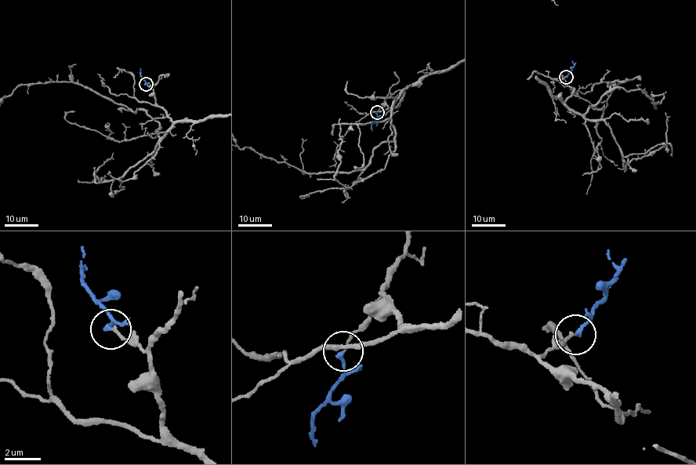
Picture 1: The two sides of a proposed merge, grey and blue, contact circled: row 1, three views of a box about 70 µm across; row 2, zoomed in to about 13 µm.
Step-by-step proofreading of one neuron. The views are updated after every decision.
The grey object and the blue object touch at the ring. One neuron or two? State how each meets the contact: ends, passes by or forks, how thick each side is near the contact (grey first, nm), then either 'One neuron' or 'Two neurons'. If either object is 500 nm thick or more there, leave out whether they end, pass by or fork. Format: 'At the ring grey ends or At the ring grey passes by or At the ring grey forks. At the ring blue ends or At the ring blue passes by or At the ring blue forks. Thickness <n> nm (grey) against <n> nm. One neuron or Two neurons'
At the ring grey ends. At the ring blue ends. Thickness 150 nm (grey) against 240 nm. One neuron

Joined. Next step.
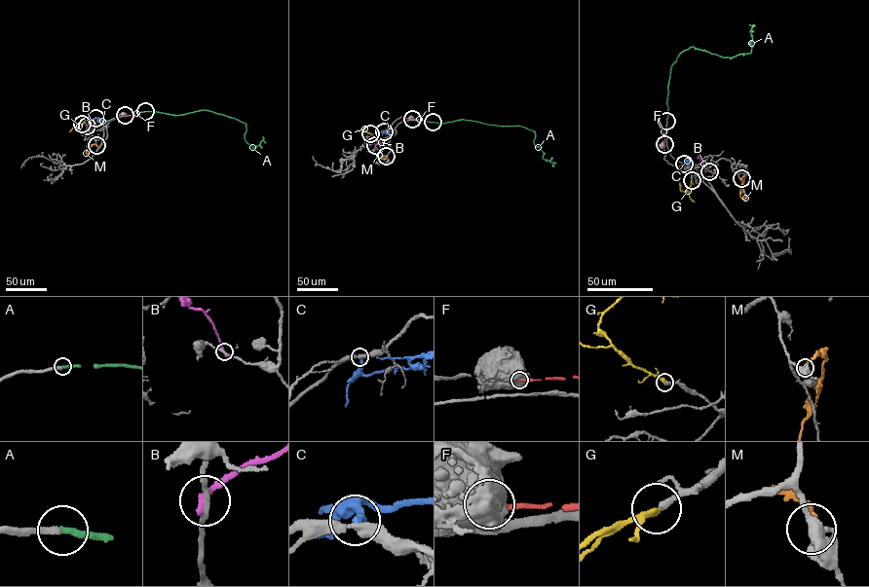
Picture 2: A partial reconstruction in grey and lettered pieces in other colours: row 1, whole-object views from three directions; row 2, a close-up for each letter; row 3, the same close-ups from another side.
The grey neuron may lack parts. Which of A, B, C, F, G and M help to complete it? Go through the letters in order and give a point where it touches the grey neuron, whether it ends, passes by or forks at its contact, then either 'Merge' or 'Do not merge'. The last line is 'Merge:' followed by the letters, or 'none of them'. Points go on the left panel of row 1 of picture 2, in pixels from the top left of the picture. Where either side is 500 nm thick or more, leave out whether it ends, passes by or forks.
A: Touches grey at (145, 111). It ends there. Merge
B: Touches grey at (87, 126). It ends there. Do not merge
C: Touches grey at (95, 118). It ends there. Do not merge
F: Touches grey at (125, 115). Do not merge
G: Touches grey at (82, 124). It ends there. Merge
M: Touches grey at (96, 145). Do not merge
Merge: A, G

